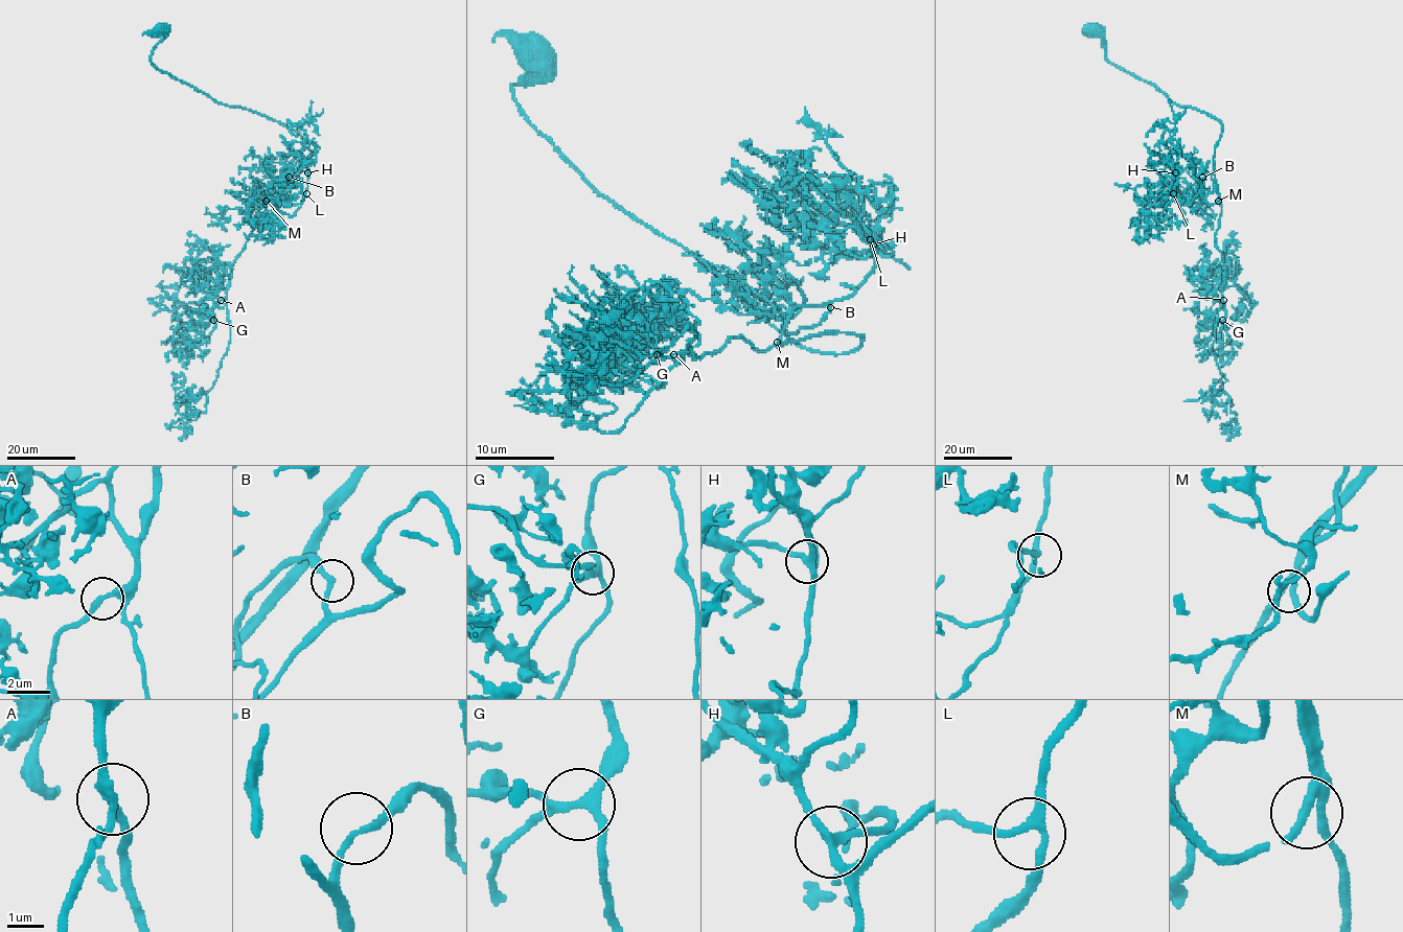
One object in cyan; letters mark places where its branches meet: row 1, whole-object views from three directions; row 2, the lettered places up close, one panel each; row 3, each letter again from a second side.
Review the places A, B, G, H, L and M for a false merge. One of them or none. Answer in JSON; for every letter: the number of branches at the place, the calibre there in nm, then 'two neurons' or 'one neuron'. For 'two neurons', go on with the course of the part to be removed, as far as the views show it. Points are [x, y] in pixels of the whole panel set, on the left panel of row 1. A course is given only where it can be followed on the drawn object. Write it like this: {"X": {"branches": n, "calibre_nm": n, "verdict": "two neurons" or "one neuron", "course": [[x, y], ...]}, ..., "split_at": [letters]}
{"A": {"branches": 2, "calibre_nm": 220, "verdict": "one neuron"}, "B": {"branches": 2, "calibre_nm": 180, "verdict": "one neuron"}, "G": {"branches": 4, "calibre_nm": 220, "verdict": "one neuron"}, "H": {"branches": 3, "calibre_nm": 240, "verdict": "one neuron"}, "L": {"branches": 3, "calibre_nm": 200, "verdict": "one neuron"}, "M": {"branches": 2, "calibre_nm": 280, "verdict": "one neuron"}, "split_at": []}

